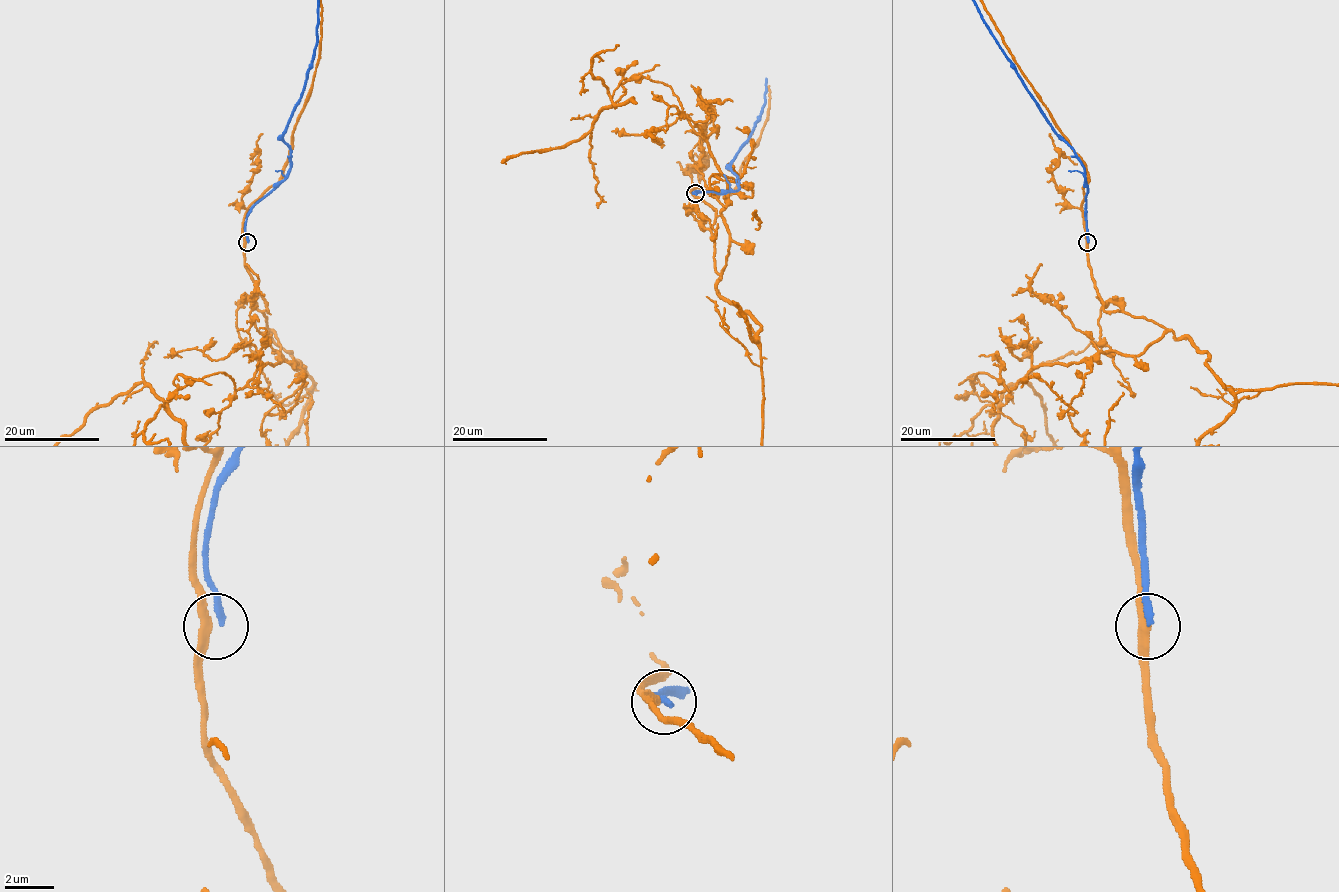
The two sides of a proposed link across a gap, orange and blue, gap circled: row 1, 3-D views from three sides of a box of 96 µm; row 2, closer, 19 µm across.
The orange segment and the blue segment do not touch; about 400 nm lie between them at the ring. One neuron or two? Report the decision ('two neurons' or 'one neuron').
two neurons

